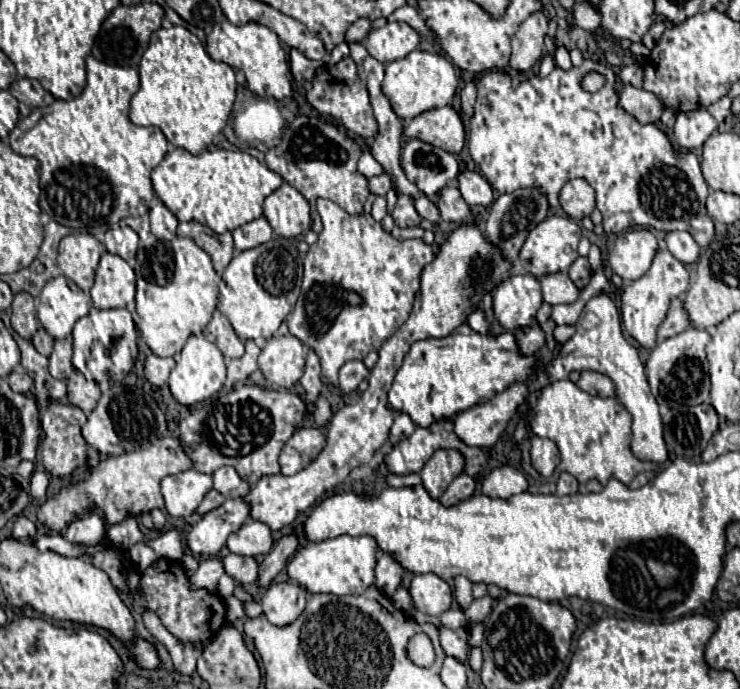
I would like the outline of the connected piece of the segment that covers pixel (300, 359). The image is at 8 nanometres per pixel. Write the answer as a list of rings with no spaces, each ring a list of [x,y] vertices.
[[[279,336],[267,340],[259,354],[259,368],[267,382],[291,388],[303,374],[305,348],[295,336]]]

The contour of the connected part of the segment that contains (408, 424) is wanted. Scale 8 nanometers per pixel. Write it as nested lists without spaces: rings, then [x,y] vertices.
[[[395,414],[395,422],[393,422],[391,434],[389,434],[391,446],[395,446],[399,440],[405,440],[407,436],[411,436],[413,430],[415,430],[415,424],[411,422],[411,418],[407,414]]]

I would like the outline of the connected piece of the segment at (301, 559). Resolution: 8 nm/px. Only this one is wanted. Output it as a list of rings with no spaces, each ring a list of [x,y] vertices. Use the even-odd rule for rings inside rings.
[[[337,536],[323,542],[313,542],[295,552],[287,564],[289,580],[297,582],[311,594],[363,594],[373,586],[377,544],[371,536]]]

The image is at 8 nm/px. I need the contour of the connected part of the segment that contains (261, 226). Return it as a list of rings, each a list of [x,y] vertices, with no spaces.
[[[261,216],[261,218],[247,222],[247,224],[233,230],[235,250],[243,252],[243,250],[249,250],[249,248],[255,248],[255,246],[271,240],[271,236],[273,236],[273,230],[271,230],[269,222],[265,220],[265,216]]]

